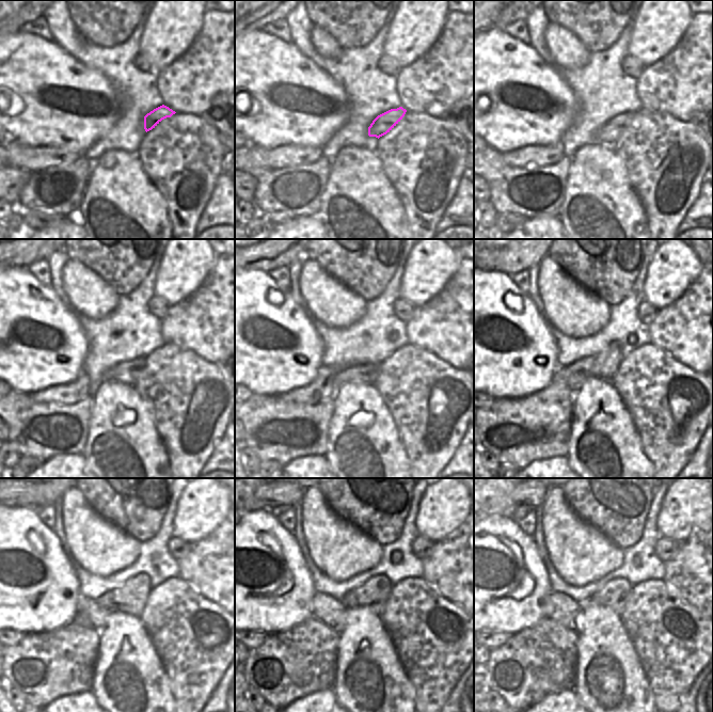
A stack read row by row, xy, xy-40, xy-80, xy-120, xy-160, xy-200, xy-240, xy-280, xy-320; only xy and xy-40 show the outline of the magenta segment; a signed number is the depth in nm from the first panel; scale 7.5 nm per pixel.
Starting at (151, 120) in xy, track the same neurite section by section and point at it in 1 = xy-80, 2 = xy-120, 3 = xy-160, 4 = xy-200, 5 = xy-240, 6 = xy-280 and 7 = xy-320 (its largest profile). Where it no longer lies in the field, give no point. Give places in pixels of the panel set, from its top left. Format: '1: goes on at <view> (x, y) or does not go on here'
1: goes on at xy-80 (607, 135)
2: goes on at xy-120 (127, 373)
3: goes on at xy-160 (366, 373)
4: goes on at xy-200 (575, 380)
5: goes on at xy-240 (96, 616)
6: goes on at xy-280 (328, 610)
7: goes on at xy-320 (560, 607)

